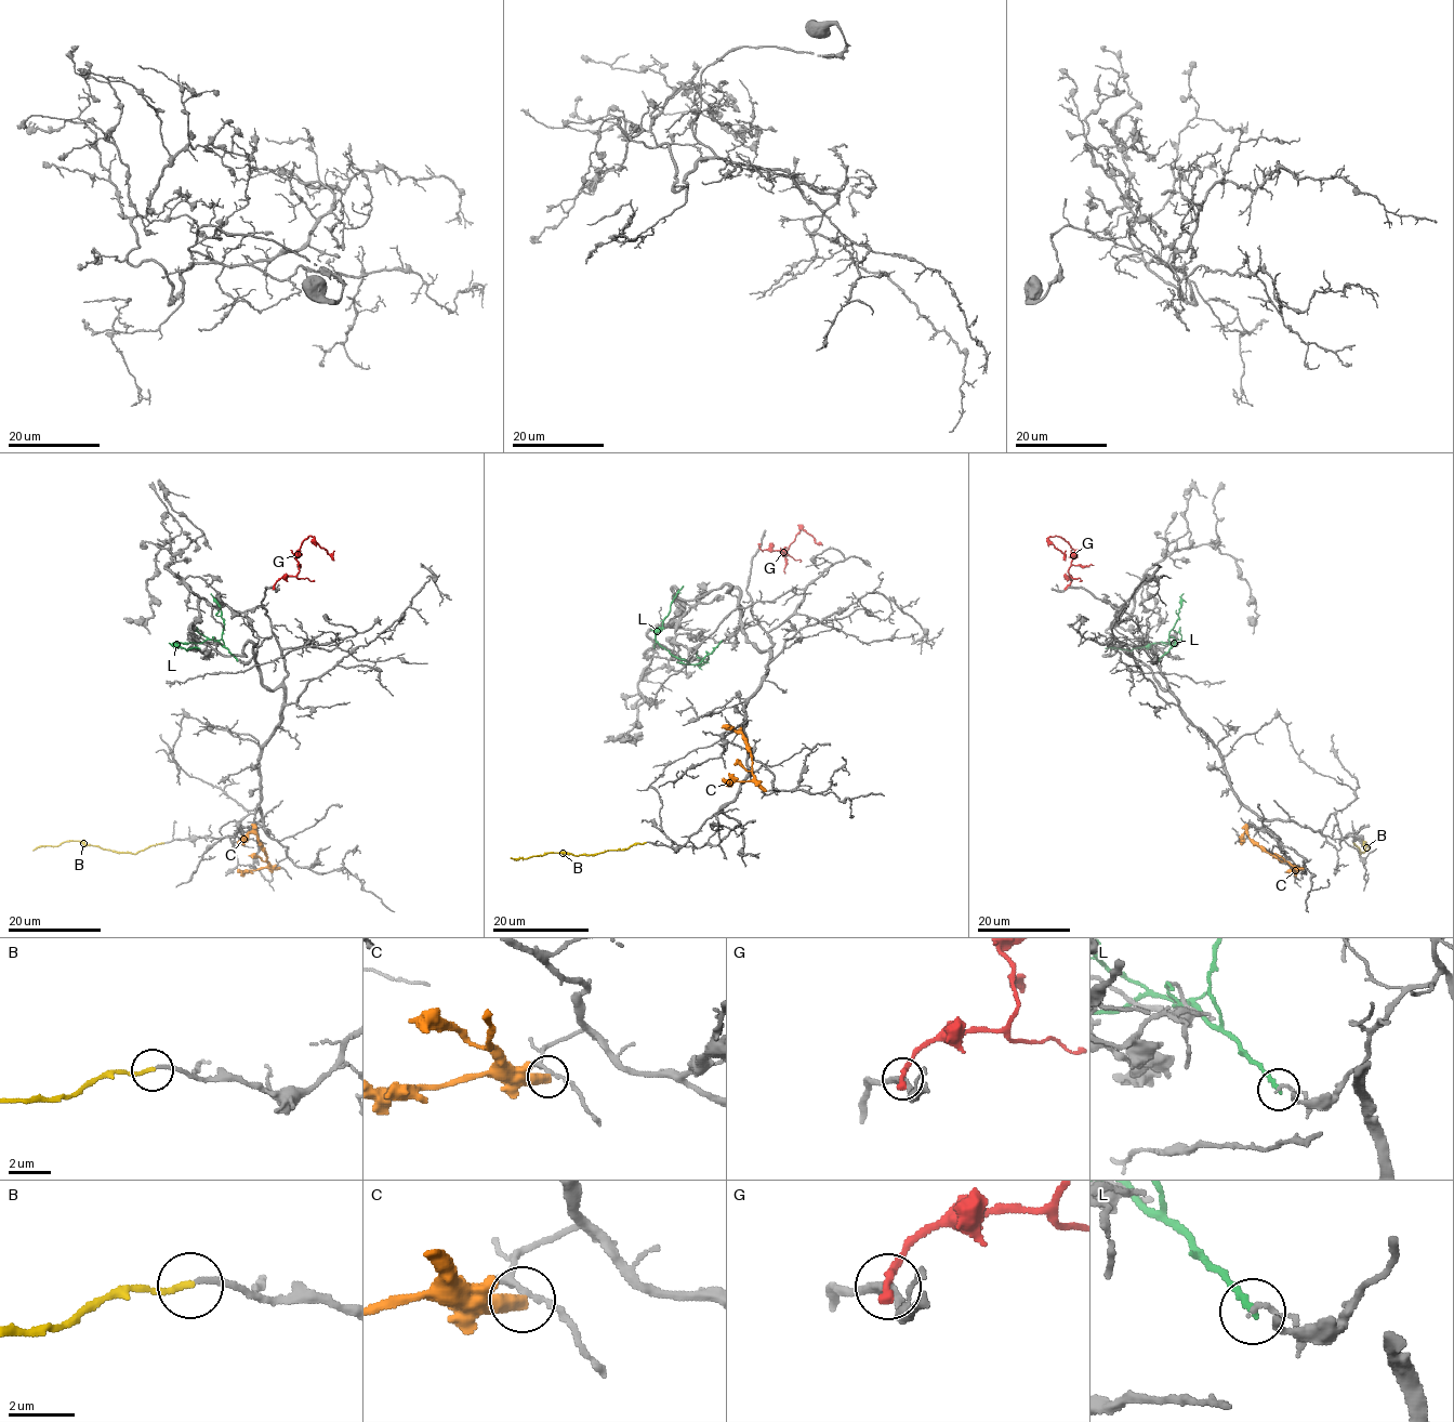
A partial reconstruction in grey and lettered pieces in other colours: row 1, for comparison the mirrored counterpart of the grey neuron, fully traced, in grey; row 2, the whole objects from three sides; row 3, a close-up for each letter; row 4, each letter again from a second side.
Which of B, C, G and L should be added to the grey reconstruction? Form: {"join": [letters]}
{"join": ["B"]}

